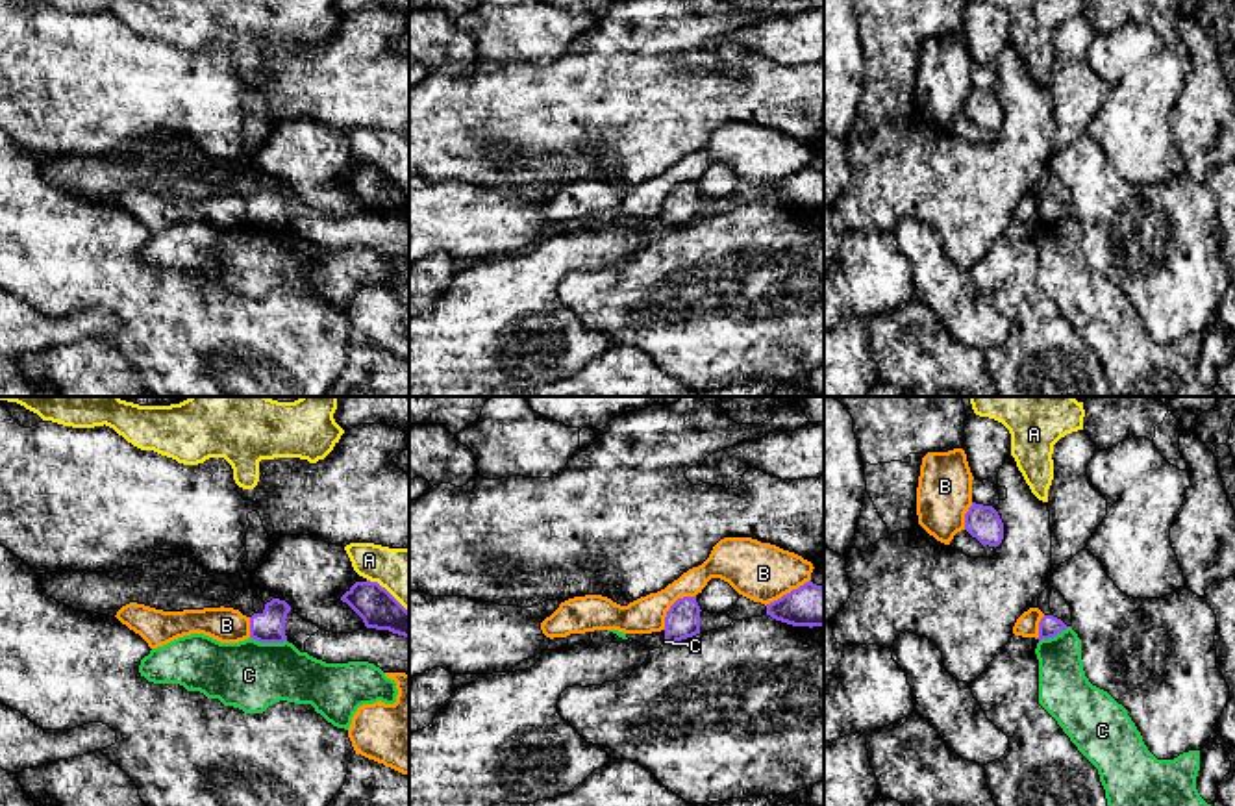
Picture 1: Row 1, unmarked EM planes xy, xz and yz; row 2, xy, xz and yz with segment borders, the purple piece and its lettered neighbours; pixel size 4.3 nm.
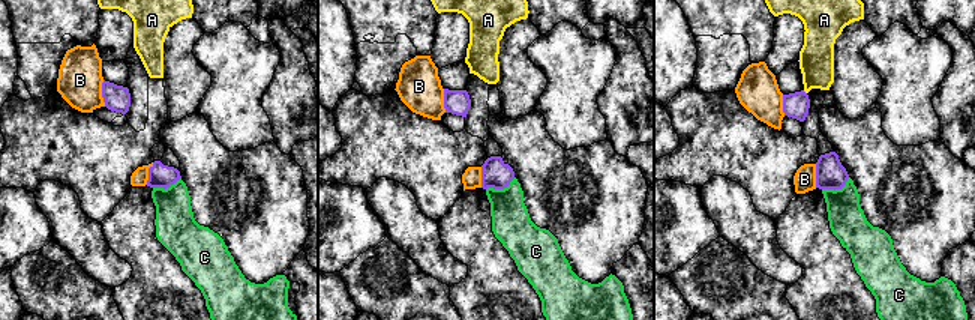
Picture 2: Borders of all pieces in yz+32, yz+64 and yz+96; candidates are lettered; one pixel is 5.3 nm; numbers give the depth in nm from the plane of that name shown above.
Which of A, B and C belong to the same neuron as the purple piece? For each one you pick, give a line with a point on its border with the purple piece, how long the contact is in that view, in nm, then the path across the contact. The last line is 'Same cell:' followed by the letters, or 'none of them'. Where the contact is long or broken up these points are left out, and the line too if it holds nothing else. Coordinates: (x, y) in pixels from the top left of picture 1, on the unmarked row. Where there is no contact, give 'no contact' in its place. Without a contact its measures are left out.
Same cell: none of them

